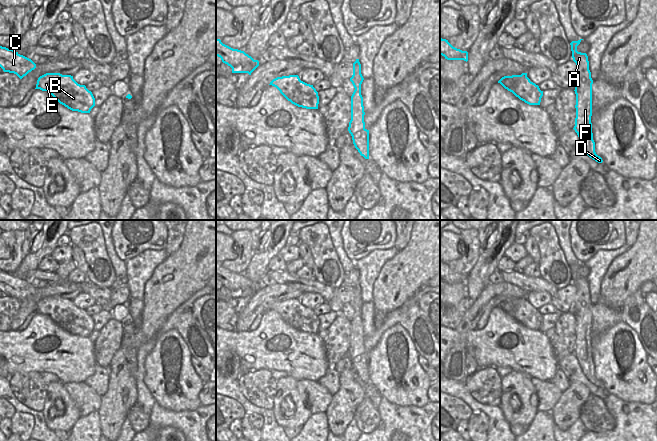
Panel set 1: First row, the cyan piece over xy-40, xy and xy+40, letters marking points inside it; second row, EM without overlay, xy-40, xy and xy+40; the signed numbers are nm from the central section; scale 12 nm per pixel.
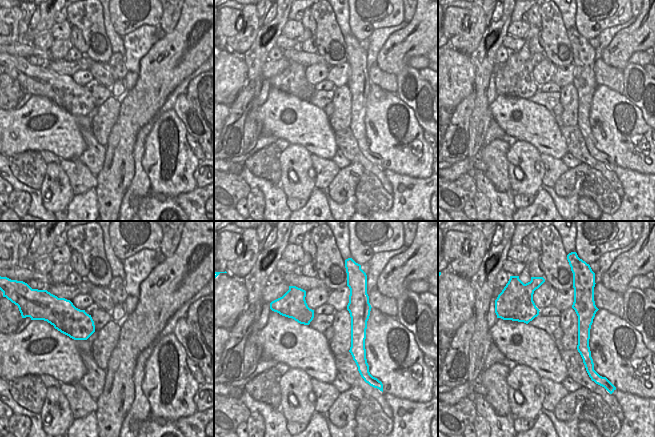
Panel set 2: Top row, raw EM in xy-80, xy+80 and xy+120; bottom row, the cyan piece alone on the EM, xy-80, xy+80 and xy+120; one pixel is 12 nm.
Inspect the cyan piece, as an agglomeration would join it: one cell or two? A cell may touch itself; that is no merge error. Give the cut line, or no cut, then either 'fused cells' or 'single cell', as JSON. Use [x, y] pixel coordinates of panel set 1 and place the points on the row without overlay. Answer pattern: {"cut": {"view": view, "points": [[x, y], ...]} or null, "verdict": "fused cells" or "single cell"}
{"cut": {"view": "xy+40", "points": [[518, 299], [516, 301], [516, 310], [511, 315]]}, "verdict": "fused cells"}

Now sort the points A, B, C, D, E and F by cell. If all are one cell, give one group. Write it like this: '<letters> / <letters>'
A D F / B C E

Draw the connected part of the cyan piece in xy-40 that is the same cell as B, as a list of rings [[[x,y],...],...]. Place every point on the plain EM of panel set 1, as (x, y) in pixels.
[[[46,297],[37,304],[36,312],[48,315],[60,328],[72,335],[90,337],[95,322],[85,309],[78,308],[71,299]]]

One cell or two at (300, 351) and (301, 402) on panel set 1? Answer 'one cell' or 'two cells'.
two cells

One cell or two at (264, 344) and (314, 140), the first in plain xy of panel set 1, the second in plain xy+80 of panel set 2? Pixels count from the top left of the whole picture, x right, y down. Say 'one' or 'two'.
one

